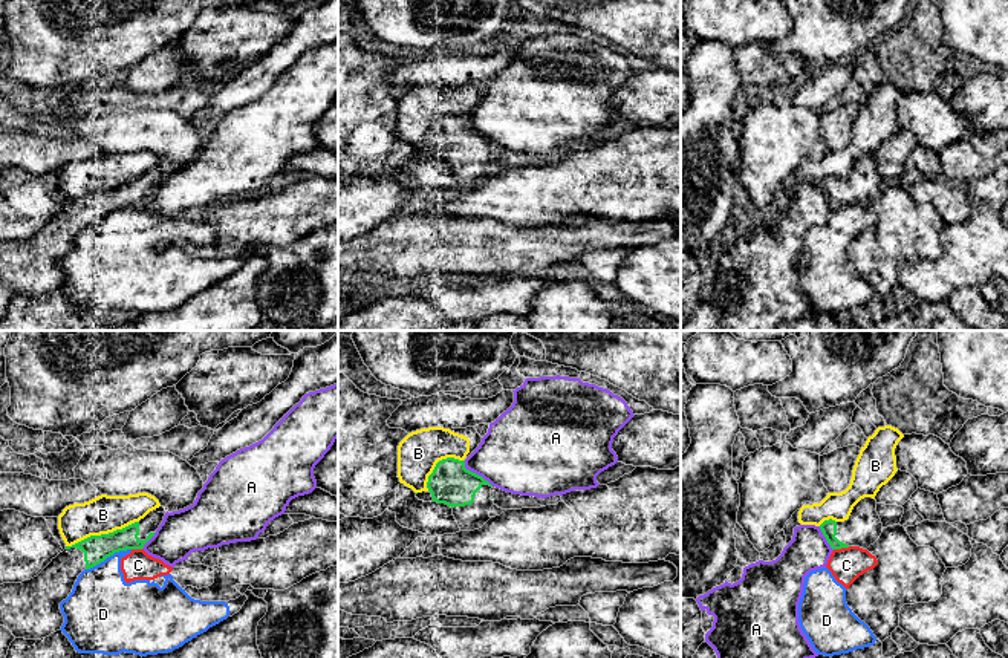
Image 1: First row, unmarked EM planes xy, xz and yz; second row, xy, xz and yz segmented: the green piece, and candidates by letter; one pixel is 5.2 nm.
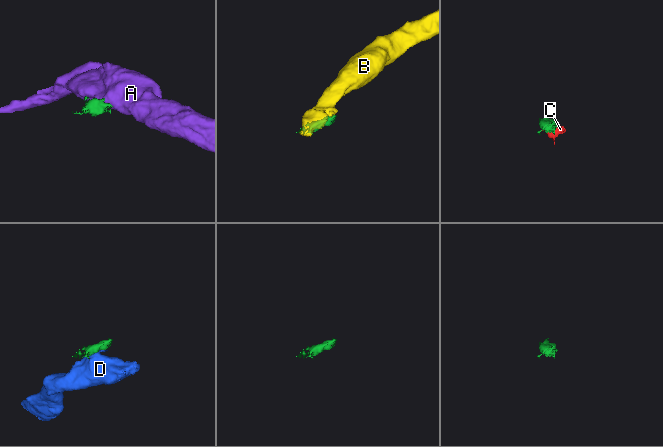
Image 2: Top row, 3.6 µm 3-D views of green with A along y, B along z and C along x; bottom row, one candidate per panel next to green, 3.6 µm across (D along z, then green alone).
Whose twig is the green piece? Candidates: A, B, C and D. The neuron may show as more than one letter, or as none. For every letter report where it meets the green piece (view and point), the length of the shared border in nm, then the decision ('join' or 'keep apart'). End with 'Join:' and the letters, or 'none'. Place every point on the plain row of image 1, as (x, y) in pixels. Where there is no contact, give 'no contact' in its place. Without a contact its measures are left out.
A: xz (474, 130) | 200 nm | keep apart
B: xy (101, 192) | 400 nm | keep apart
C: yz (842, 204) | 90 nm | keep apart
D: xy (107, 213) | 260 nm | keep apart
Join: none

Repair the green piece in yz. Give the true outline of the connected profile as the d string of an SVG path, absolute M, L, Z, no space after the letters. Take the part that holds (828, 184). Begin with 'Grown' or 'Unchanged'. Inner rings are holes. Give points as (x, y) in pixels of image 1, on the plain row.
Grown. M872 155L861 156L854 164L847 178L835 179L829 176L820 182L820 187L832 207L849 204L867 207L883 190L883 181L876 170L876 158Z

